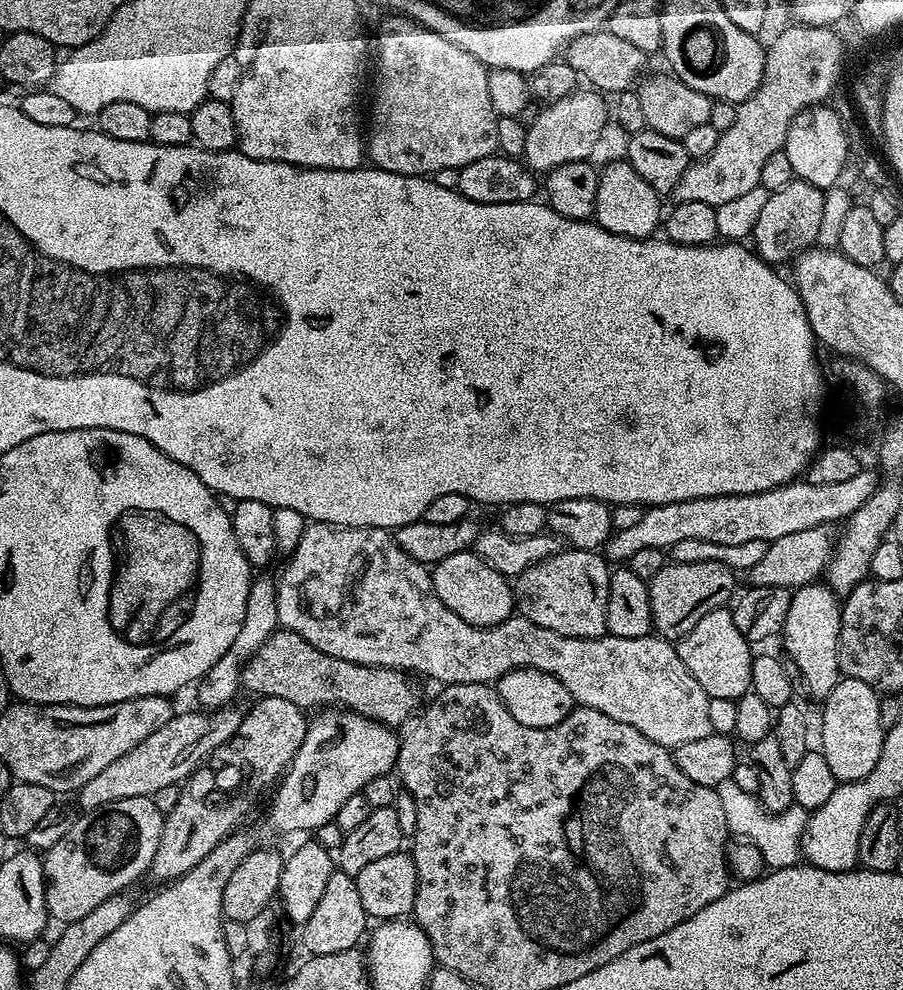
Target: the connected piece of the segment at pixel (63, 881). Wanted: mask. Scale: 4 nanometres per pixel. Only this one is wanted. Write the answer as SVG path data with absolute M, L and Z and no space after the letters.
M139 796L138 798L122 798L118 802L110 802L106 806L98 806L94 810L84 812L77 815L73 819L70 830L66 830L66 834L62 834L62 838L58 838L55 846L47 849L46 855L43 857L44 862L44 880L48 883L46 886L46 906L48 907L48 915L53 921L60 920L61 925L74 922L78 918L86 918L86 914L90 914L90 910L94 910L94 906L99 906L100 903L106 902L106 898L117 896L119 892L131 889L131 884L139 878L140 875L147 873L154 862L154 854L158 851L160 839L162 838L162 830L165 815L161 813L155 805L153 797Z

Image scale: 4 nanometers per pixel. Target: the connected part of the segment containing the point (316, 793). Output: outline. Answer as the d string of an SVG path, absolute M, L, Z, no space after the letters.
M320 712L311 717L308 733L305 734L305 740L301 744L301 748L296 751L296 756L291 764L288 765L287 771L284 772L282 779L275 785L276 797L272 800L272 809L268 812L268 824L276 832L308 832L304 834L315 833L318 826L326 826L326 822L336 819L338 810L346 803L346 798L350 798L355 792L363 790L366 782L370 782L370 778L378 778L379 776L389 775L395 769L396 759L398 758L398 750L400 749L400 736L397 735L391 727L384 724L379 724L376 721L366 719L349 712Z

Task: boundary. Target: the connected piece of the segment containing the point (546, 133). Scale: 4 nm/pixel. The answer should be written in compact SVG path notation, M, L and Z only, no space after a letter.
M577 90L553 104L544 104L541 112L530 120L522 159L533 172L547 174L566 162L589 159L594 142L598 141L603 127L609 122L610 104L604 101L607 99L599 91L587 91Z

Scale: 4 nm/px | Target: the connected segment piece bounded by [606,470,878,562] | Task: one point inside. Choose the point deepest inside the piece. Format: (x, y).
(729, 520)

